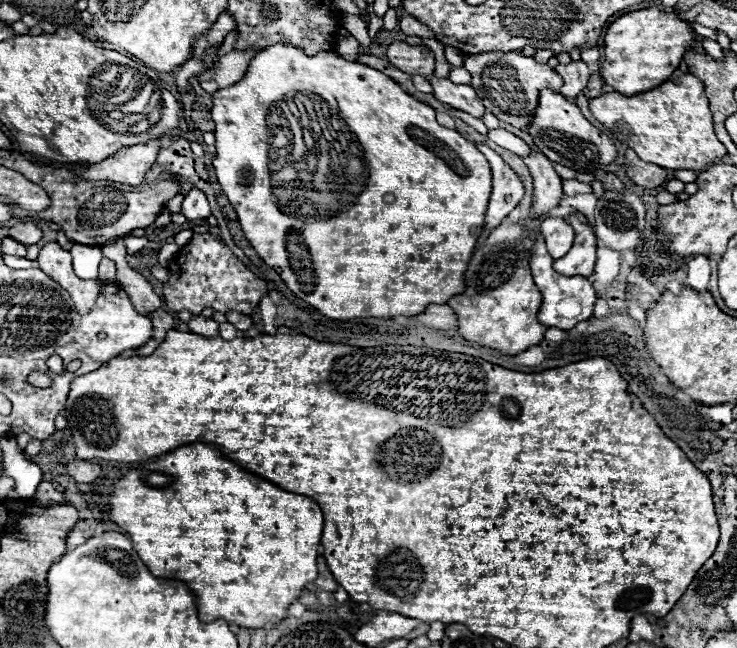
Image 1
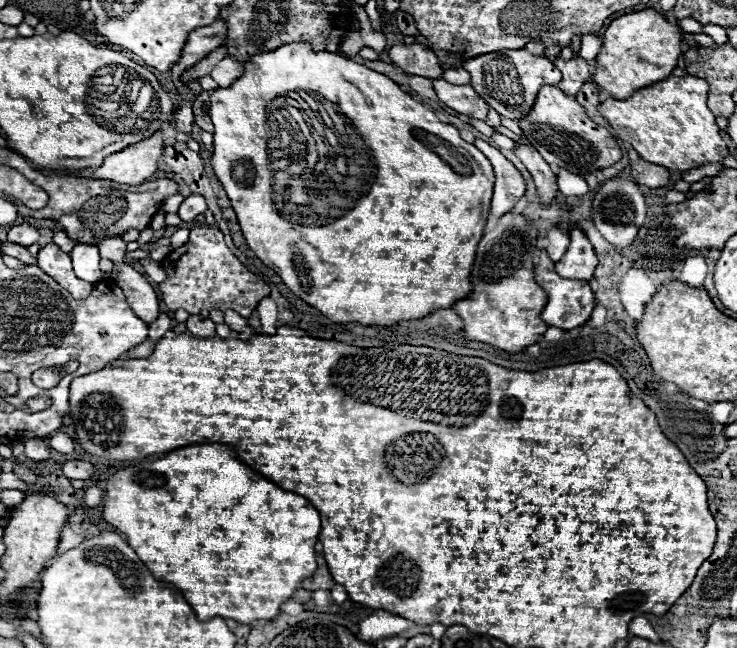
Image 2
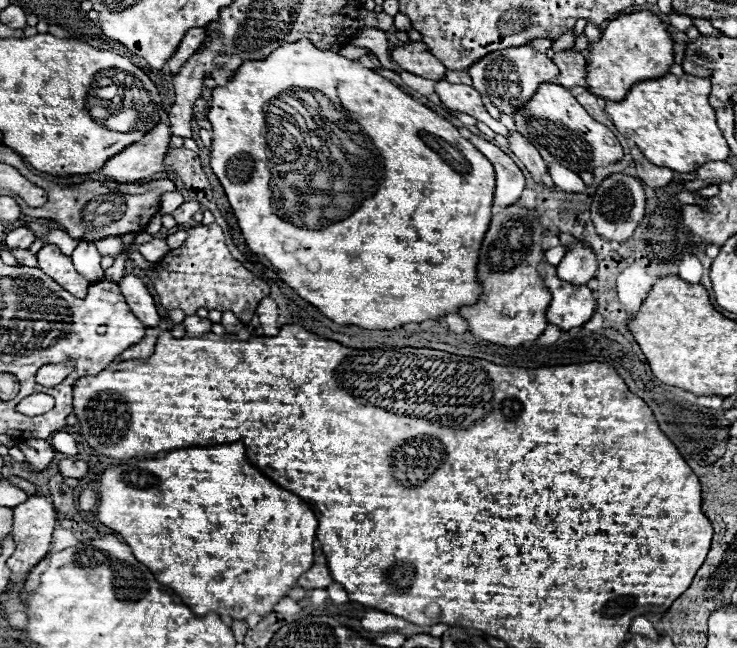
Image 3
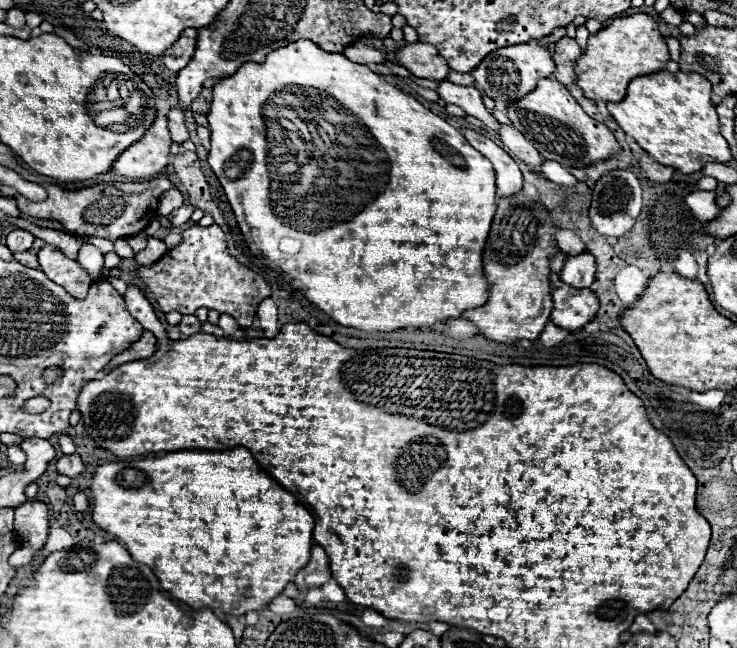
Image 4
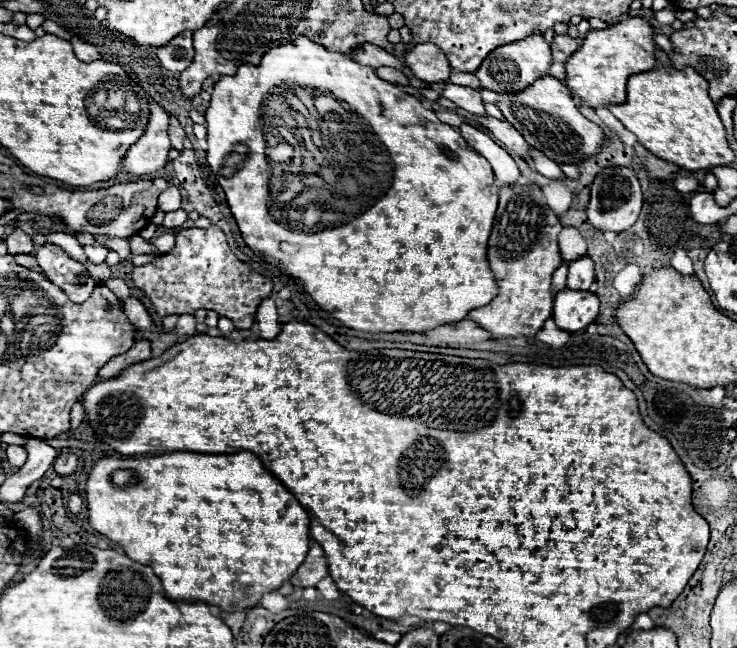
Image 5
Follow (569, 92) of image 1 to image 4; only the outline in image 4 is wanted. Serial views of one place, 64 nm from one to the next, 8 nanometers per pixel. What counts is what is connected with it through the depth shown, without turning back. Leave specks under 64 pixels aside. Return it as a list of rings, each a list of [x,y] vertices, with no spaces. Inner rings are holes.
[[[560,38],[556,42],[556,50],[554,50],[554,62],[556,62],[556,70],[554,70],[554,78],[566,86],[574,84],[576,74],[574,74],[574,62],[578,60],[578,56],[582,54],[582,48],[576,44],[574,38]]]

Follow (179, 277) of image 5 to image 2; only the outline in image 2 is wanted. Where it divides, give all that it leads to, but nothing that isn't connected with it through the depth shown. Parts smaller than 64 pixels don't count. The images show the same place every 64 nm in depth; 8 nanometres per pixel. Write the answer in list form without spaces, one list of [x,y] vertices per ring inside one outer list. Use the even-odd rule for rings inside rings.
[[[216,224],[192,228],[188,242],[174,248],[162,260],[162,268],[166,272],[166,280],[158,284],[158,290],[168,310],[184,308],[188,314],[198,314],[202,308],[236,310],[240,316],[250,318],[258,302],[270,294],[270,286],[240,264],[240,260],[228,250]]]

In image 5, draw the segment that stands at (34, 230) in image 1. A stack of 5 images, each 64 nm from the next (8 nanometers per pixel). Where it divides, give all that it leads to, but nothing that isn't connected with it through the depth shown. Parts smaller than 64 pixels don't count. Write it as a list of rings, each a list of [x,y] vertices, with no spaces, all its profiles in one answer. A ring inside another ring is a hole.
[[[16,228],[8,238],[8,254],[16,256],[16,254],[32,254],[34,252],[34,244],[32,244],[32,236],[28,236],[24,230]]]

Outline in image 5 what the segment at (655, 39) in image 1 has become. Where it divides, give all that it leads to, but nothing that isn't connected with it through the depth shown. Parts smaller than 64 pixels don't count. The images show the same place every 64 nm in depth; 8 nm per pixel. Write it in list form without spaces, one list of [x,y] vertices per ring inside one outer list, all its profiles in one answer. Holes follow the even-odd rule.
[[[628,18],[620,24],[608,26],[606,30],[590,30],[582,46],[566,62],[568,90],[578,96],[590,108],[602,108],[610,104],[626,102],[626,80],[632,74],[656,68],[652,26],[642,18]]]

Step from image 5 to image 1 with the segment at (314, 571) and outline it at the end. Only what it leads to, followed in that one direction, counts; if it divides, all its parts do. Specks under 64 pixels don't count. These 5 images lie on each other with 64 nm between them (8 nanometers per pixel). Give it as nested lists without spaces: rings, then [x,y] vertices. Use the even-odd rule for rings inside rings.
[[[318,556],[318,580],[314,580],[314,584],[306,584],[306,588],[310,592],[334,592],[338,588],[332,572],[328,570],[328,564],[322,556]]]

